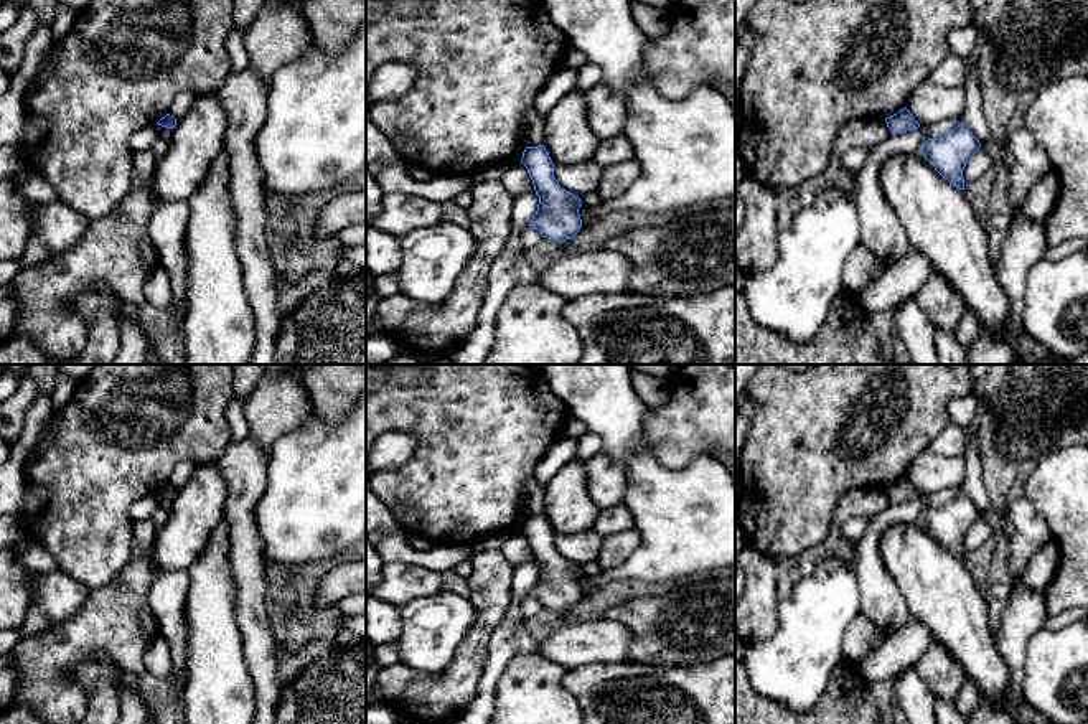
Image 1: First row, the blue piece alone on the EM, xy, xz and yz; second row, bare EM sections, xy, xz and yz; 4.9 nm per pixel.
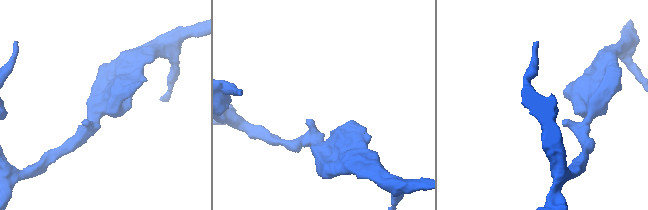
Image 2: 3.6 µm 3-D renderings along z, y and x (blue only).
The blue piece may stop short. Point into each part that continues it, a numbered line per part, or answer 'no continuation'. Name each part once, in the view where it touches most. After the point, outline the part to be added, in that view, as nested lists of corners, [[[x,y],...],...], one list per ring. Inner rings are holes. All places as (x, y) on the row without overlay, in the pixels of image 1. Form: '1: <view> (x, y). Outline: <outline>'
no continuation

